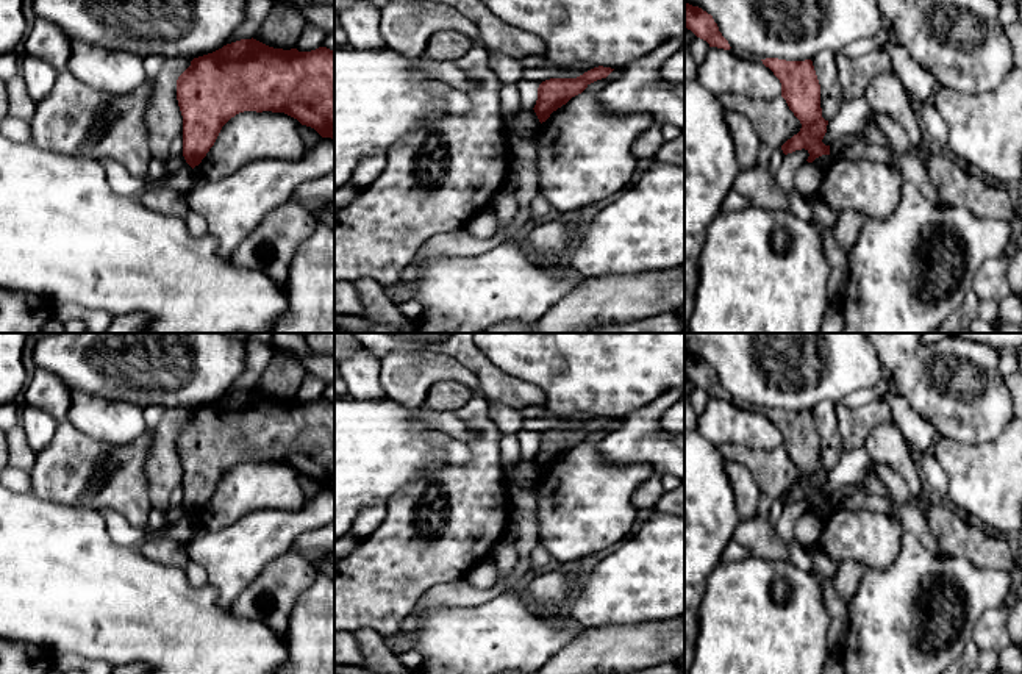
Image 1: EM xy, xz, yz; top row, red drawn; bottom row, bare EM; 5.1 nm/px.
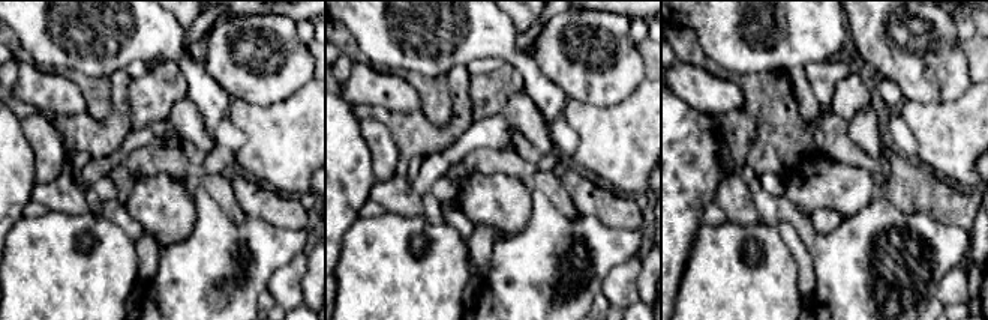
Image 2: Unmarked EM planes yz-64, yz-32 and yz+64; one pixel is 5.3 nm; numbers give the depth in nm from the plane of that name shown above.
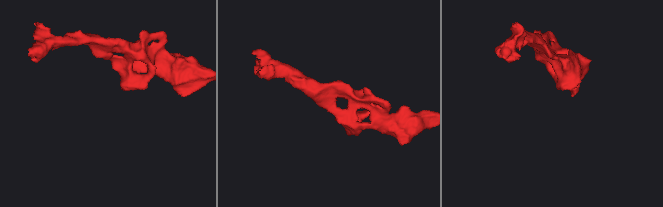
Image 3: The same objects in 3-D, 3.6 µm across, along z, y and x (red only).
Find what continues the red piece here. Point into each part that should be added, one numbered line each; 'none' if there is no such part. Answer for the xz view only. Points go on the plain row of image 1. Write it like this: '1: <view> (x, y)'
none

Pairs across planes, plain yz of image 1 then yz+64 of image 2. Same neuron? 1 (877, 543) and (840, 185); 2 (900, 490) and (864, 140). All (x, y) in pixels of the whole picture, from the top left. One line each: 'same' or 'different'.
1: same
2: same

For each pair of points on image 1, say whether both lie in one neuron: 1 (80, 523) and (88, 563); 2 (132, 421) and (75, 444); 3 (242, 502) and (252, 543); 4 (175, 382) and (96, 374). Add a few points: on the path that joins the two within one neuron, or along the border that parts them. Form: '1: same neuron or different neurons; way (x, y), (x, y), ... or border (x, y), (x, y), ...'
1: same neuron; way (80, 532), (80, 554)
2: different neurons; border (69, 421), (91, 437), (113, 443), (128, 443)
3: different neurons; border (282, 509), (253, 510), (213, 532)
4: same neuron; way (155, 374), (116, 374)

